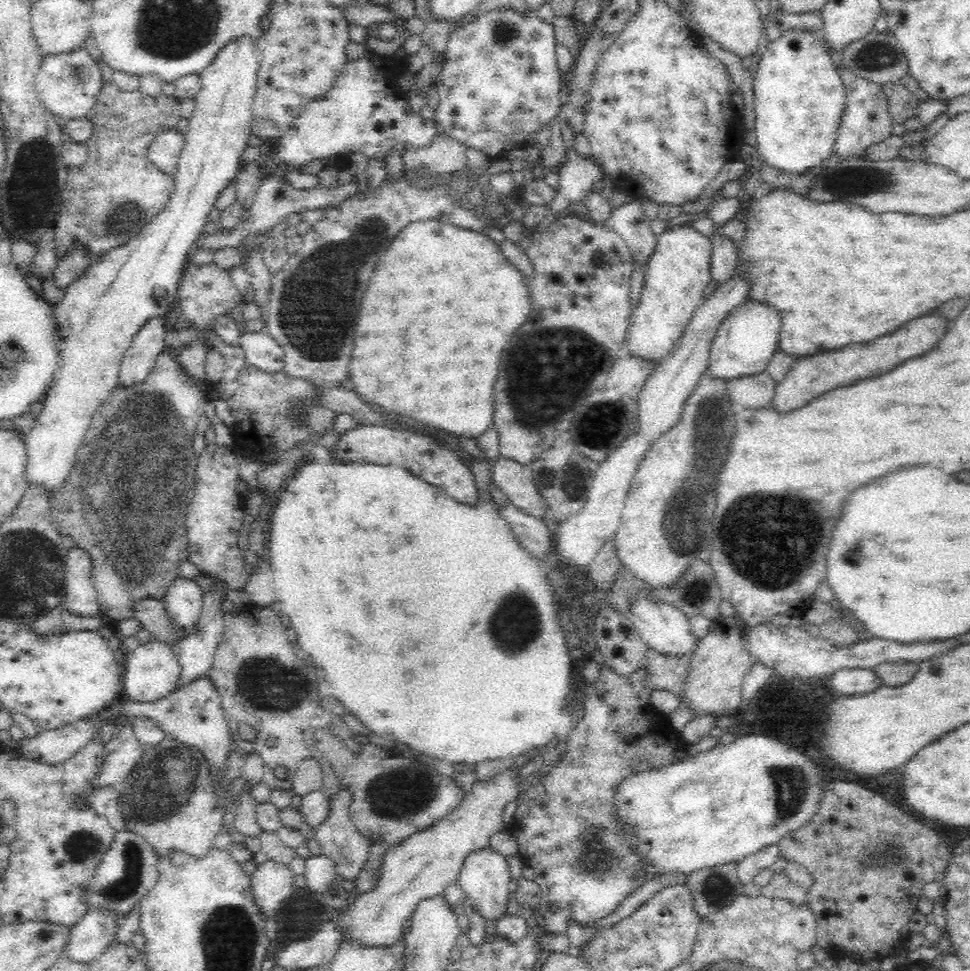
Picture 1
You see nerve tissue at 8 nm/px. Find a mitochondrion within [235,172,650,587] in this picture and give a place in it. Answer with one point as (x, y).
(315, 316)

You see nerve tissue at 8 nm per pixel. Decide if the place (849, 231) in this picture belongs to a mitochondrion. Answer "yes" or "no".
no

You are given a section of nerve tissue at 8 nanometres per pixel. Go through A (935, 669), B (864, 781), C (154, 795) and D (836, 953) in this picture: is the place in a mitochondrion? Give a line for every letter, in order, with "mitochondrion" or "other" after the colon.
A: other
B: other
C: mitochondrion
D: other

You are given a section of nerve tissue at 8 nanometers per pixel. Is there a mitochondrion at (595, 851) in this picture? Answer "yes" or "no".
yes

